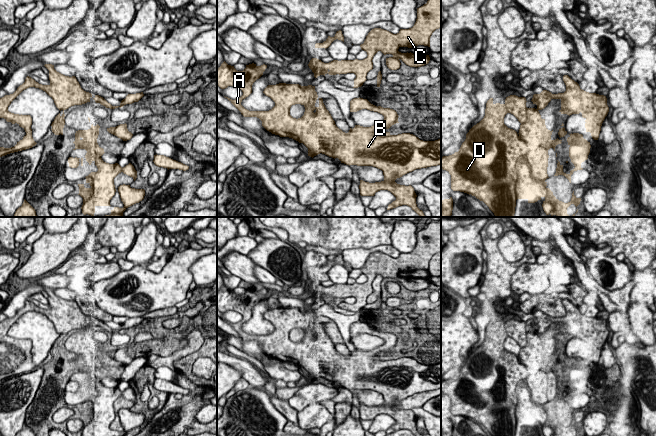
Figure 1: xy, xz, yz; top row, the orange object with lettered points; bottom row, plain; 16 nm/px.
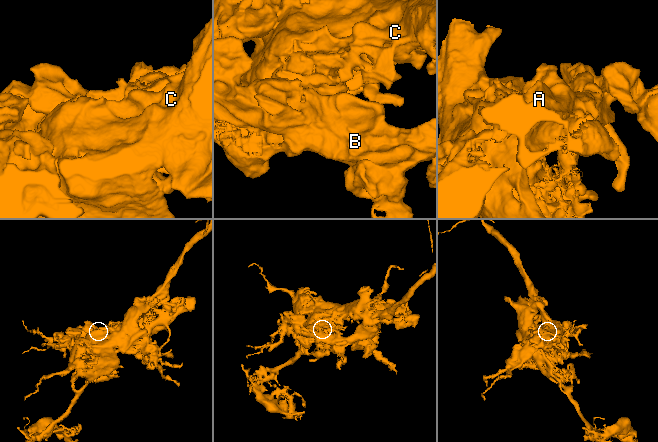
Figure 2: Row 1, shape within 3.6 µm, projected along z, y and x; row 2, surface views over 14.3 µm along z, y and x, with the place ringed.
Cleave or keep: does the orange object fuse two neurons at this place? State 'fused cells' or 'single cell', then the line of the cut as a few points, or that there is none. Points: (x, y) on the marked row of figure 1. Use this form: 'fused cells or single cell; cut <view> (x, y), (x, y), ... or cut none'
fused cells; cut yz (545, 97), (573, 101), (592, 126), (592, 136)

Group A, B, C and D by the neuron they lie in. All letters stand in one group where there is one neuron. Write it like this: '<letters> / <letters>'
A B / C D

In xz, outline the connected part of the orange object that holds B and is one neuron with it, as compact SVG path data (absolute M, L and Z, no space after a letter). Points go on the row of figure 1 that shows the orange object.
M225 61L221 64L219 68L217 68L217 85L221 89L225 89L228 86L234 86L242 90L243 95L235 100L232 100L228 97L227 98L240 112L244 117L257 117L262 121L262 126L269 132L275 135L279 135L280 137L289 137L292 138L299 143L303 143L308 148L308 156L314 157L320 153L325 154L332 158L338 158L341 163L346 165L357 165L357 166L373 166L383 171L384 180L381 182L369 183L363 180L360 180L360 195L361 196L374 196L376 192L380 190L388 190L390 191L395 197L396 200L393 201L391 204L388 205L387 210L396 208L398 206L407 205L412 208L420 217L425 217L422 210L417 207L416 204L416 193L414 188L409 185L400 185L395 182L397 178L402 177L403 175L412 172L416 169L427 168L431 166L437 166L441 164L441 138L435 141L423 141L420 140L413 134L410 133L402 133L398 135L390 135L390 136L379 136L378 133L383 131L384 129L389 129L392 125L399 123L398 122L398 114L395 110L390 108L383 108L381 106L375 106L371 104L367 99L363 98L354 98L350 101L350 112L357 112L362 109L367 109L370 111L378 112L384 116L384 120L371 126L371 127L363 127L360 125L355 125L352 129L350 128L348 133L343 132L339 129L335 121L333 120L331 114L326 109L323 99L319 98L318 95L315 95L314 101L305 102L305 112L301 118L293 118L290 115L290 108L292 105L300 104L300 92L303 90L301 85L299 84L286 84L286 83L279 83L276 85L268 85L263 93L270 97L274 102L275 106L269 111L249 111L245 109L241 102L243 99L248 97L252 93L252 85L253 83L259 79L262 75L267 65L263 64L261 66L257 66L256 64L252 63L246 65L246 68L243 71L237 71L234 66L228 65Z

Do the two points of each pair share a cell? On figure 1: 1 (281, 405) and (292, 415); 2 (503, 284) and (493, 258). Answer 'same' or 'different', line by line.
1: same
2: same

